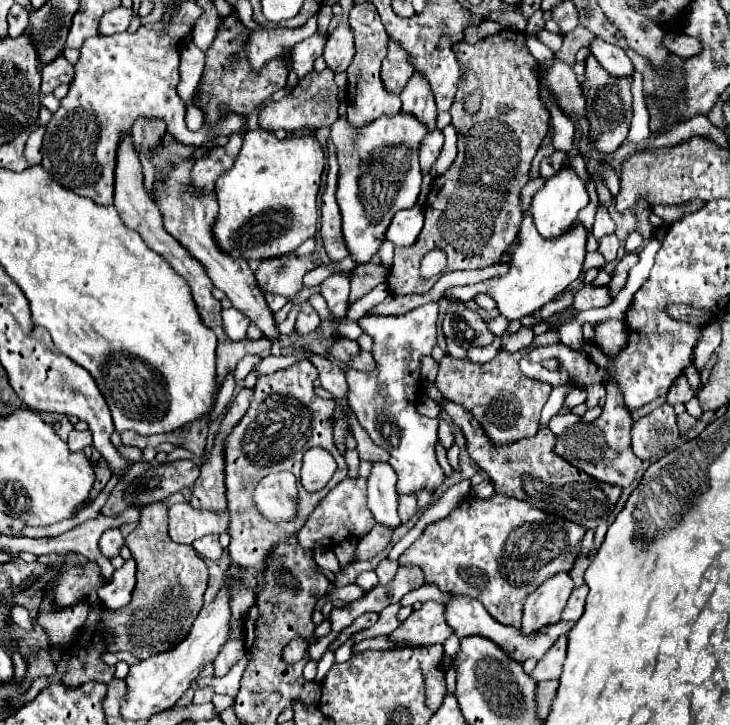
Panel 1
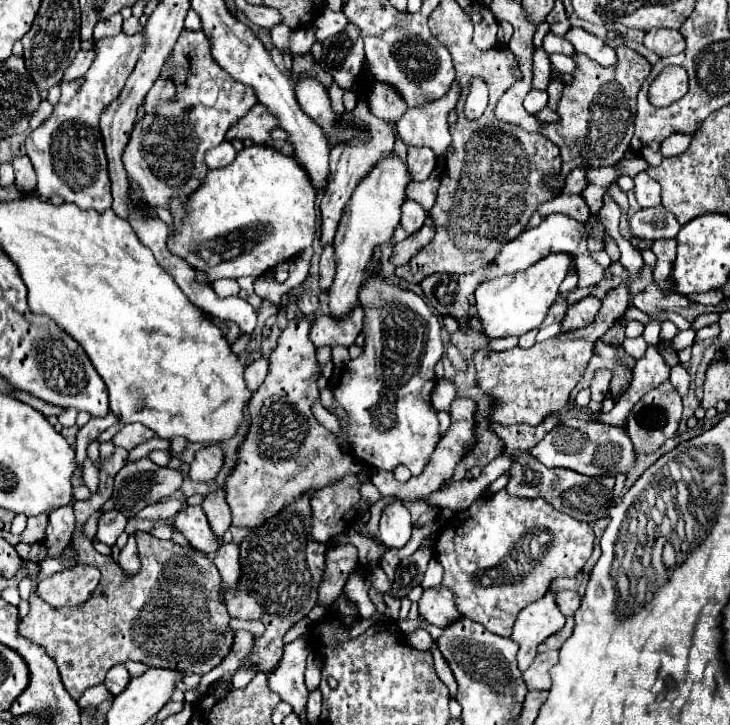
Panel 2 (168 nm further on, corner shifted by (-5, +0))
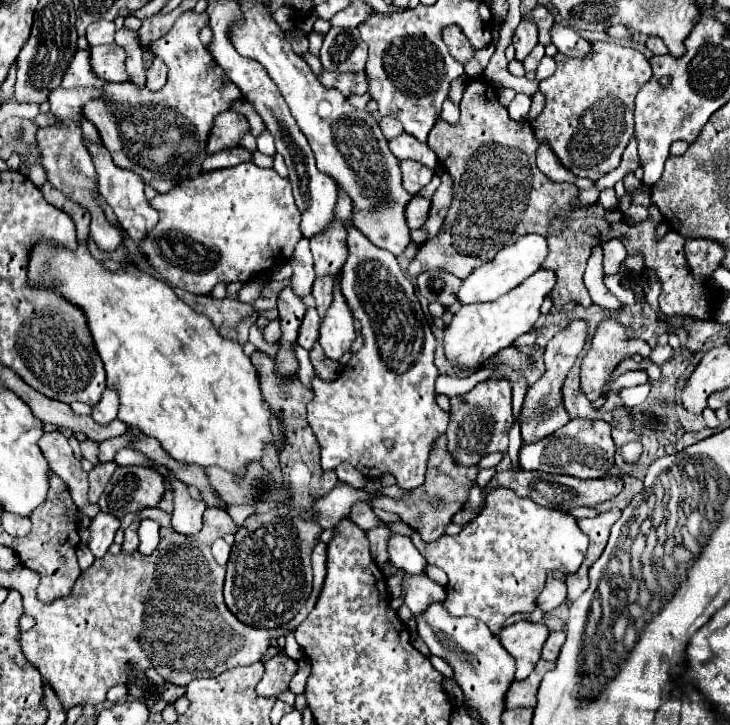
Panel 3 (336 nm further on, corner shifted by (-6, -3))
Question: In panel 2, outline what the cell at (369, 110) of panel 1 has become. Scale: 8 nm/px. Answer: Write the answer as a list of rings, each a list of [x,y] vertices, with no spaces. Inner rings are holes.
[[[361,90],[359,104],[357,104],[357,108],[351,114],[355,118],[363,120],[363,126],[365,126],[365,132],[369,134],[369,140],[367,142],[353,140],[349,144],[339,144],[339,146],[333,146],[331,148],[331,178],[329,178],[329,184],[327,184],[327,192],[323,194],[321,204],[319,204],[319,210],[321,210],[321,246],[333,244],[333,236],[335,236],[335,230],[339,226],[343,208],[347,206],[347,200],[351,198],[351,194],[357,188],[359,180],[363,180],[363,176],[367,176],[367,172],[371,172],[371,168],[379,160],[383,160],[383,156],[387,156],[393,150],[393,144],[395,144],[393,124],[391,122],[385,122],[385,120],[379,120],[379,118],[375,118],[369,112],[367,90]]]

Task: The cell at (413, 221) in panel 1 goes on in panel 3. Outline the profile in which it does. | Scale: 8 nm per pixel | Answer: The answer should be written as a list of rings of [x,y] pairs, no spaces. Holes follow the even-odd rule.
[[[412,197],[412,201],[406,205],[406,221],[410,229],[420,229],[428,217],[430,201],[422,197]]]

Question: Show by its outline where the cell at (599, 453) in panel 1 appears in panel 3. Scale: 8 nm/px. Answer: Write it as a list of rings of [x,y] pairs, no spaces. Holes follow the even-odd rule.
[[[572,419],[552,435],[538,439],[534,443],[524,443],[520,447],[520,467],[526,471],[546,471],[572,475],[578,479],[600,479],[614,467],[614,441],[610,435],[610,425],[606,421],[592,419]]]

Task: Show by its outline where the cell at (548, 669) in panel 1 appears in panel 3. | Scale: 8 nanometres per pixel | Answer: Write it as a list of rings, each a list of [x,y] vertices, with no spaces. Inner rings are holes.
[[[540,659],[536,669],[528,675],[528,679],[514,681],[512,687],[508,689],[508,695],[506,695],[506,709],[510,709],[510,707],[534,707],[538,685],[540,685],[544,673],[550,671],[552,667],[554,667],[554,661]]]

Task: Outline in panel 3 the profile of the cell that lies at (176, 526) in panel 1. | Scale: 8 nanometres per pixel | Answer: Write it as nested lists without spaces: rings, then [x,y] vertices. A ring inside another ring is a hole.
[[[144,519],[140,523],[138,537],[140,537],[138,551],[142,555],[150,555],[156,549],[156,545],[160,543],[160,525],[156,521],[152,521],[152,519]]]

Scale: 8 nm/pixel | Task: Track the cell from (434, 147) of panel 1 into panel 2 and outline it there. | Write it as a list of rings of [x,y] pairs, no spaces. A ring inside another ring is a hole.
[[[409,148],[407,168],[415,182],[427,180],[431,170],[435,168],[435,154],[429,148]]]

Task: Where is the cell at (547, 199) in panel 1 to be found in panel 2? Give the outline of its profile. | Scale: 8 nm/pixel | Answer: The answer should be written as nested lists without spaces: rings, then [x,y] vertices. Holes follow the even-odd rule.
[[[553,214],[553,216],[547,216],[537,228],[531,228],[531,230],[525,230],[521,232],[515,240],[509,240],[501,252],[495,256],[495,260],[491,262],[491,268],[485,272],[485,276],[481,278],[481,282],[489,282],[489,280],[495,280],[499,276],[507,276],[507,274],[515,274],[515,272],[521,272],[525,268],[529,268],[531,264],[539,262],[541,258],[553,254],[553,252],[571,252],[571,254],[584,254],[589,253],[595,261],[603,268],[607,269],[611,264],[611,259],[607,253],[602,250],[599,252],[590,252],[587,248],[587,234],[585,234],[585,228],[583,224],[563,216],[563,214]]]

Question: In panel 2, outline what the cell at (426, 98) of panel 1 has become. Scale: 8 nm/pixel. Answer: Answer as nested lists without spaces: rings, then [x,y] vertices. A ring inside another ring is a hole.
[[[453,82],[447,96],[423,104],[419,108],[409,108],[401,120],[395,124],[395,134],[405,146],[427,146],[441,160],[445,148],[451,142],[447,114],[457,106],[461,96],[461,84]]]

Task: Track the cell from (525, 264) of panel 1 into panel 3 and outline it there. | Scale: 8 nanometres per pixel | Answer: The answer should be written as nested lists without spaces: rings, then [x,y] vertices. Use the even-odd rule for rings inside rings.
[[[540,269],[526,281],[522,281],[518,287],[514,287],[512,291],[508,291],[506,295],[502,295],[492,303],[464,305],[444,331],[446,357],[458,363],[460,367],[478,369],[488,357],[492,357],[496,351],[504,347],[510,347],[516,337],[528,333],[534,327],[536,319],[540,317],[542,301],[554,289],[554,285],[556,285],[556,273],[550,269]]]

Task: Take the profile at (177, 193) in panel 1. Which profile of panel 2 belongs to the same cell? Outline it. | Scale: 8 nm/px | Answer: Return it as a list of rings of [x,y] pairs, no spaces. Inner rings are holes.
[[[183,30],[173,52],[173,84],[175,98],[161,102],[153,112],[135,122],[127,148],[123,150],[123,166],[127,176],[135,180],[151,206],[169,208],[173,196],[189,196],[209,172],[205,166],[205,152],[219,146],[225,140],[225,132],[243,118],[255,106],[255,92],[243,84],[237,84],[223,68],[215,64],[209,52],[207,36],[191,30]]]

